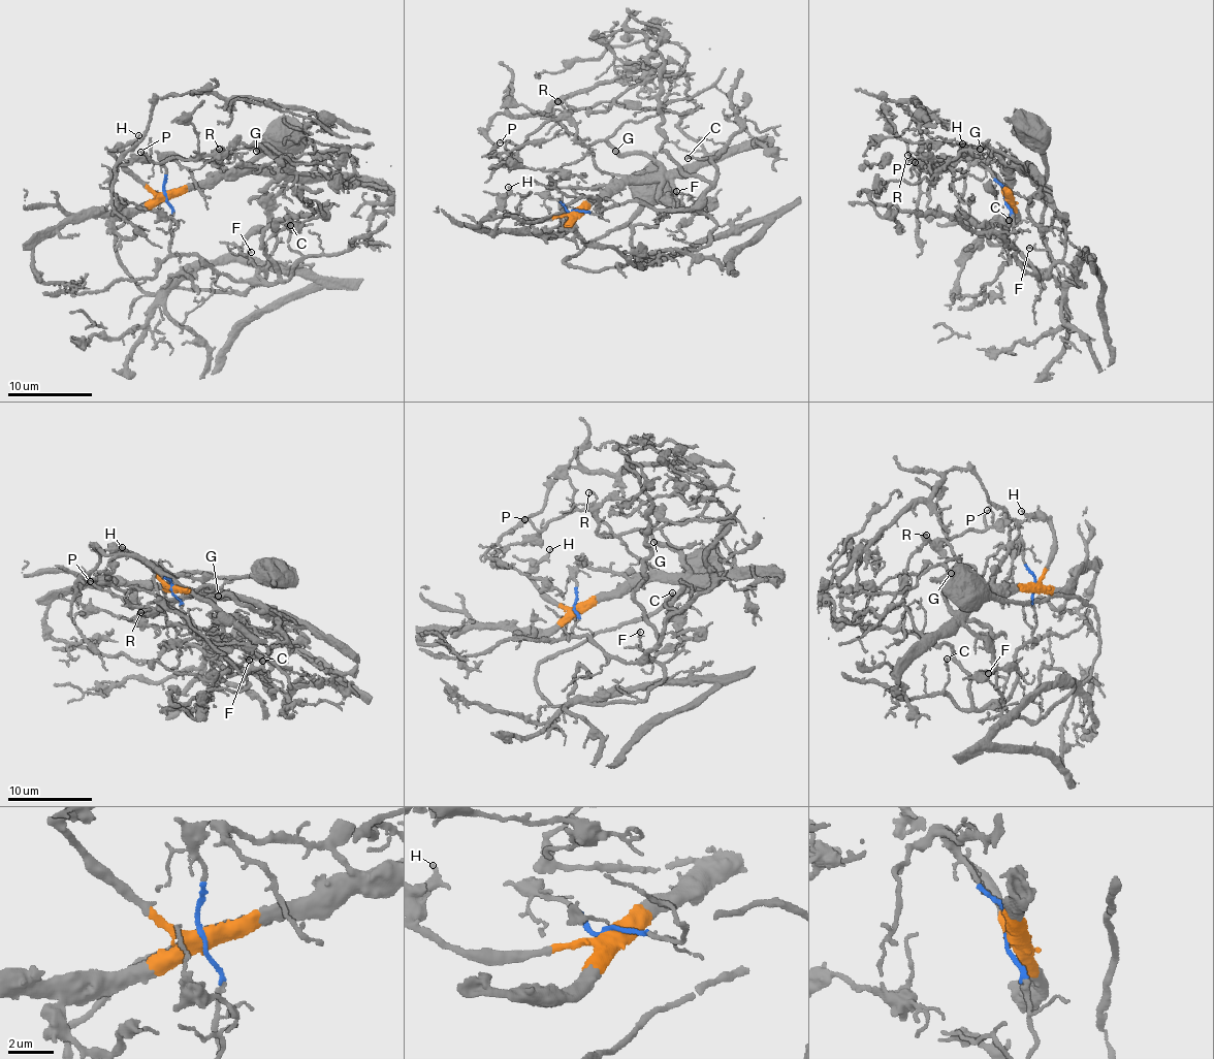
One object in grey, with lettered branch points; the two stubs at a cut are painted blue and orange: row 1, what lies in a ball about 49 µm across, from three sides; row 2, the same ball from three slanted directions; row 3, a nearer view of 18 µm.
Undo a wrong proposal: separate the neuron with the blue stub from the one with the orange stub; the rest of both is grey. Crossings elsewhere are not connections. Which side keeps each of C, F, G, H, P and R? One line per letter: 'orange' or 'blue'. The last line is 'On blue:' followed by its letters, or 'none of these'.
C: blue
F: blue
G: orange
H: orange
P: orange
R: orange
On blue: C, F

